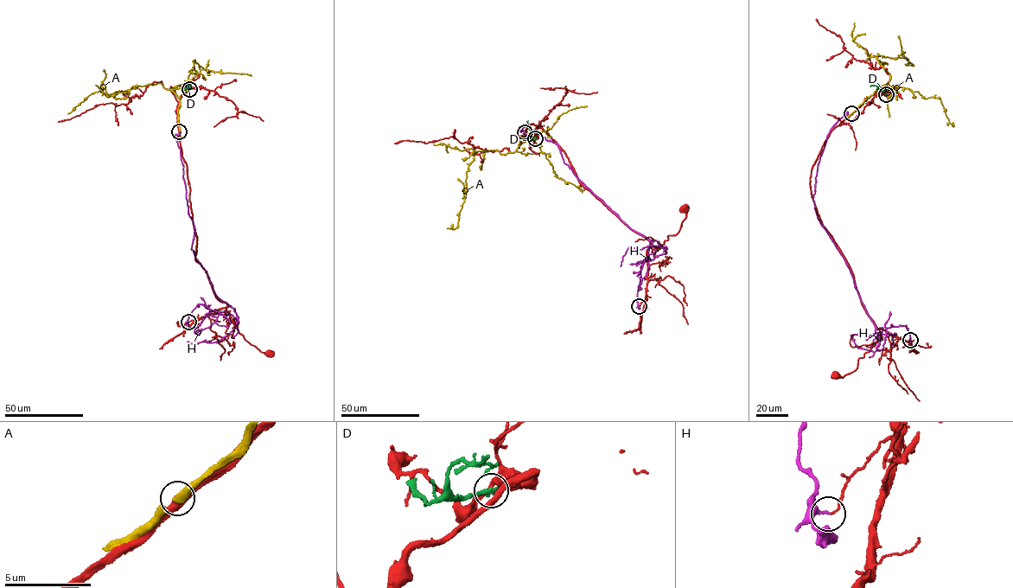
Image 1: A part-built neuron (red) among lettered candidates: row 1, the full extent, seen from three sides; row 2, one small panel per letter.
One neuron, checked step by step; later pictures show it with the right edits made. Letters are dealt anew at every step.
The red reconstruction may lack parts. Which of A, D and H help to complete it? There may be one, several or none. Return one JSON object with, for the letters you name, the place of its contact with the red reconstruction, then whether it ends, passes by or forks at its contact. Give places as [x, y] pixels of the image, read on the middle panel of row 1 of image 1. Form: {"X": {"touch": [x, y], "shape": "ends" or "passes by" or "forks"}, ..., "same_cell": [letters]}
{"same_cell": []}

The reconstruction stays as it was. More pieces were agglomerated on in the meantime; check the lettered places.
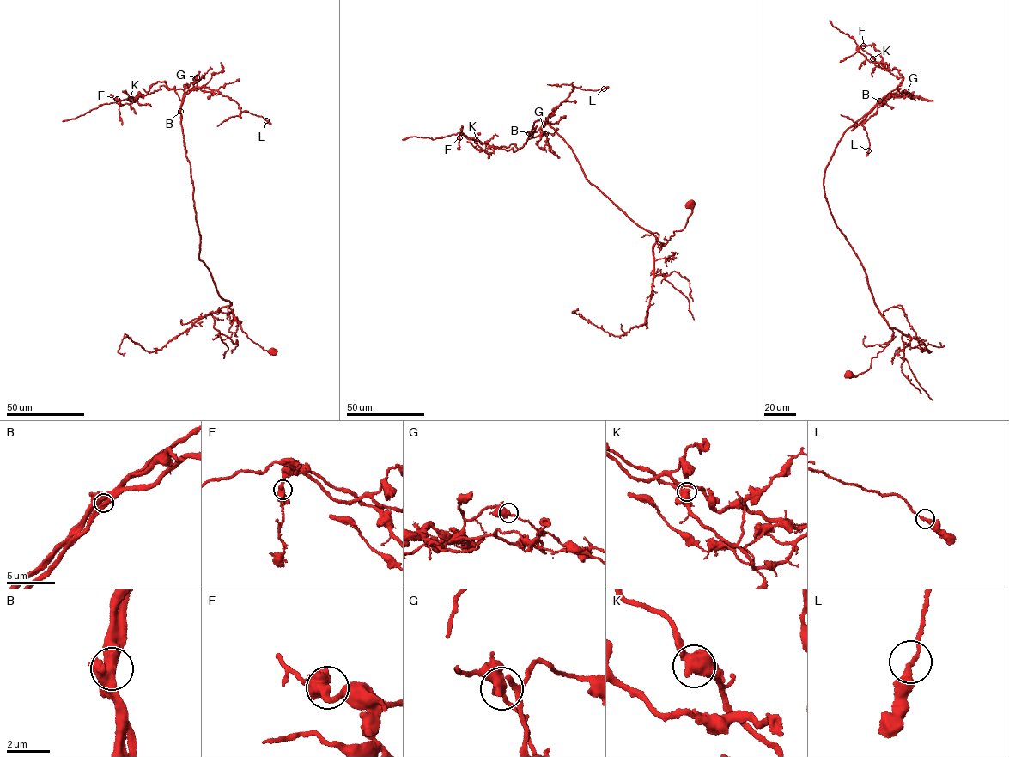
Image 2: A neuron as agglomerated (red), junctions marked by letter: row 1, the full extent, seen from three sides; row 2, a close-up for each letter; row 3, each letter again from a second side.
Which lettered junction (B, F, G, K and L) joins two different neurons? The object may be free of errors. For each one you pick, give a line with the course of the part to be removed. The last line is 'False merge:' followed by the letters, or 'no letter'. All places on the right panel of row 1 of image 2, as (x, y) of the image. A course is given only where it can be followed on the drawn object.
B: course (879, 100), (896, 92), (903, 78), (896, 78), (888, 69), (880, 67), (860, 47), (875, 44)
False merge: B

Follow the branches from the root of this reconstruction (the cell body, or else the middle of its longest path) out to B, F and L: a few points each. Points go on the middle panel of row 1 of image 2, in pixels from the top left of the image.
B: (690, 204), (685, 227), (658, 244), (587, 180), (553, 127), (539, 119), (529, 133)
F: (690, 204), (685, 227), (658, 244), (587, 180), (544, 121), (535, 122), (513, 151), (459, 137)
L: (690, 204), (685, 227), (658, 244), (587, 180), (553, 127), (539, 119), (528, 133), (574, 87), (604, 88)

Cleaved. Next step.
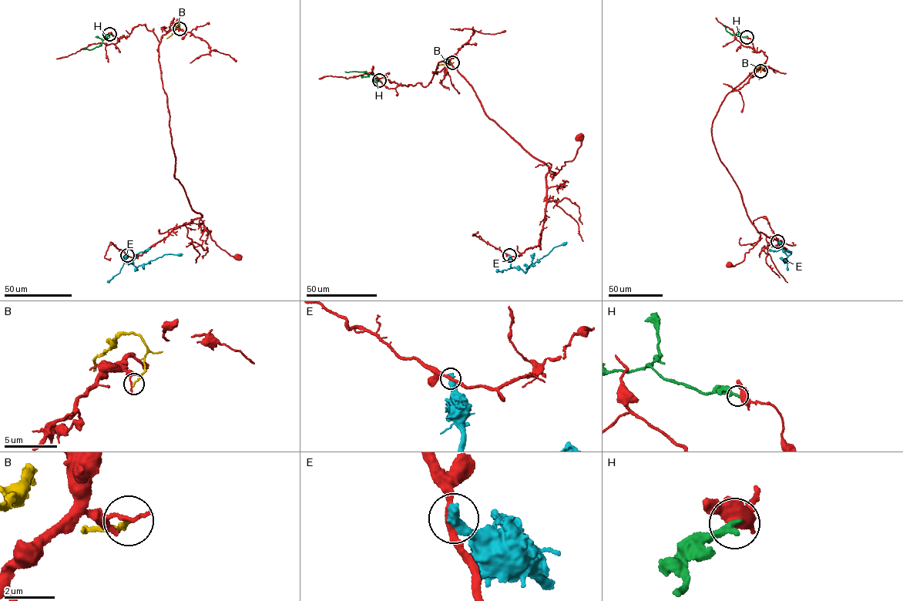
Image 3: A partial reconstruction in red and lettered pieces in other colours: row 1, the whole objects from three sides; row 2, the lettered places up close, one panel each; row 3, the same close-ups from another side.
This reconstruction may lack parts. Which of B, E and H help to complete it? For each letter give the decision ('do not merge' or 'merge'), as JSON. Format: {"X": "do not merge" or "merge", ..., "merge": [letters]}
{"B": "do not merge", "E": "do not merge", "H": "do not merge", "merge": []}

